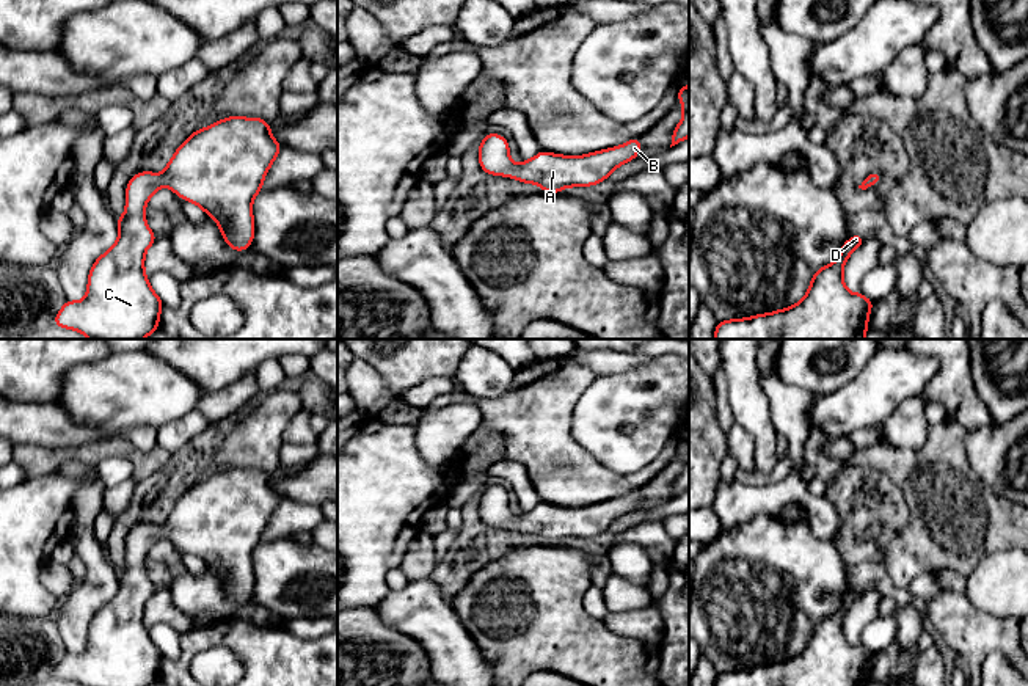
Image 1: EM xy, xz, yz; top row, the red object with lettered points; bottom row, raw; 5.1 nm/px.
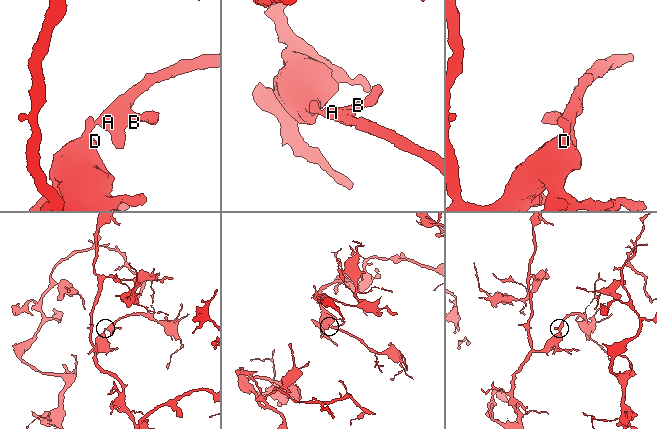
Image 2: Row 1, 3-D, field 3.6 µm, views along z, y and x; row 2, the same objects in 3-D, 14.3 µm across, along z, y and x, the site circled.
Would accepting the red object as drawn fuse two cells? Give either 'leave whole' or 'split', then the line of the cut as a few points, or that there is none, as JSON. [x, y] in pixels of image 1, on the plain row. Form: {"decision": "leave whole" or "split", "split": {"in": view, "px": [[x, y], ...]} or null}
{"decision": "leave whole", "split": null}

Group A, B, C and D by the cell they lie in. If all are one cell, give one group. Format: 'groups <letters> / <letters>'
groups A B C D

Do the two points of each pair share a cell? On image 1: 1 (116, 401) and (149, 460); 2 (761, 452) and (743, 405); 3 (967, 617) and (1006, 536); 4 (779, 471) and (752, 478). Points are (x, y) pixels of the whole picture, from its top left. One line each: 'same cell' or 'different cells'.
1: different cells
2: same cell
3: different cells
4: same cell

